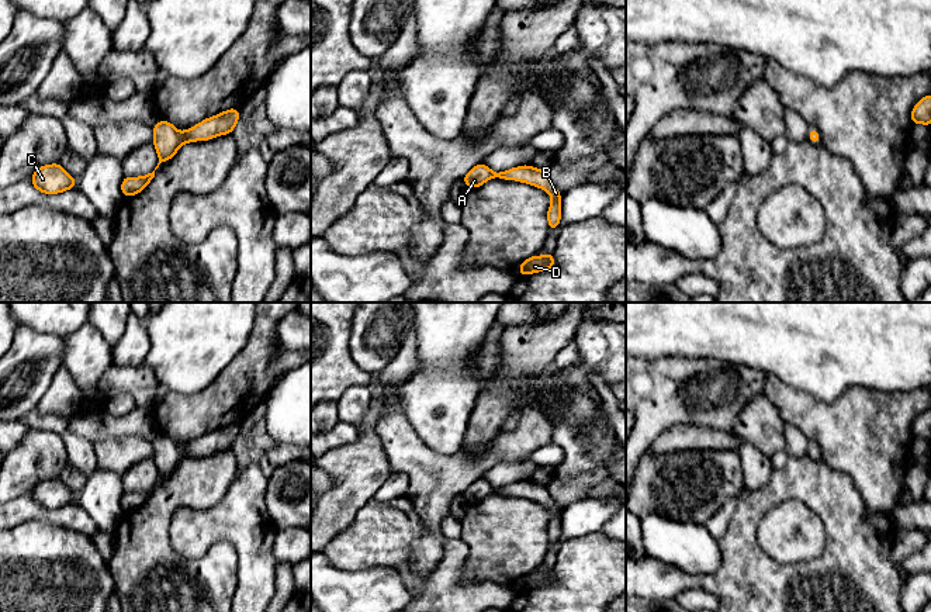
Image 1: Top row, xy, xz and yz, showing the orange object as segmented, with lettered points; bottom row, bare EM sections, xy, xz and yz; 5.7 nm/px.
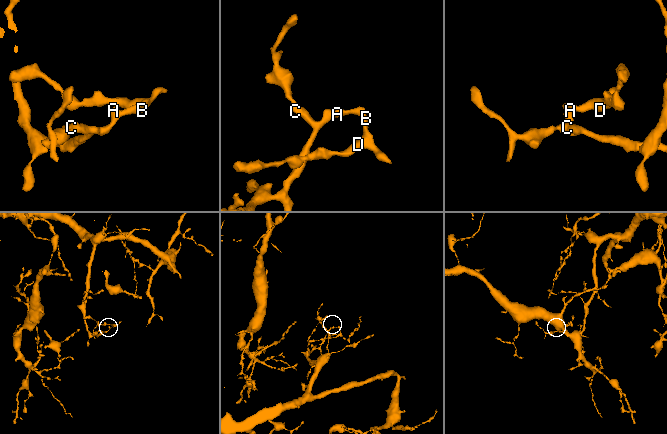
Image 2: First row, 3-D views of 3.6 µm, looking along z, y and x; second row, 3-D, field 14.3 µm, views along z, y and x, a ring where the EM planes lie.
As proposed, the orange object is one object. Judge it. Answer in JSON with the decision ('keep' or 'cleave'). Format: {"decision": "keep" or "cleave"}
{"decision": "keep"}

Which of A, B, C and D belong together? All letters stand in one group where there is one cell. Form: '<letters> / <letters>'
A B C D

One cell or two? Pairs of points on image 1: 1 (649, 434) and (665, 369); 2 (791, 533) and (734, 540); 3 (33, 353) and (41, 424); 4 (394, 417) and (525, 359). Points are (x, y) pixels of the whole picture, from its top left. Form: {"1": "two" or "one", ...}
{"1": "one", "2": "two", "3": "two", "4": "two"}

